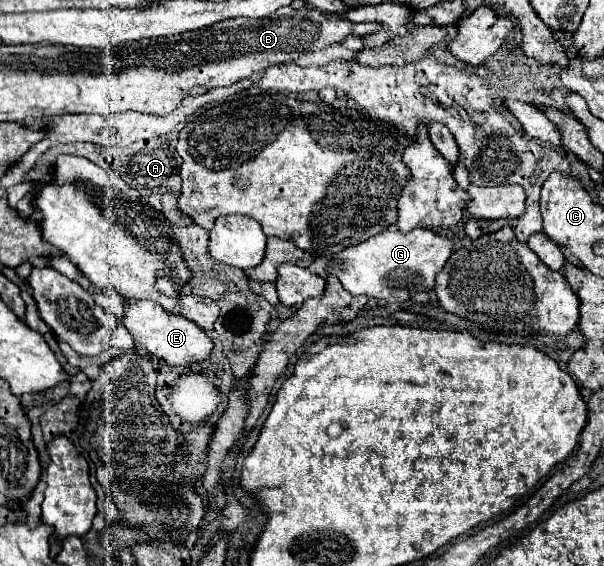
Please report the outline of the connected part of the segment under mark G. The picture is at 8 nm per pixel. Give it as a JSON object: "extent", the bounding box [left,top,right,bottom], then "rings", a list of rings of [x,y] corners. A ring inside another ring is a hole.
{"extent":[332,228,454,302],"rings":[[[414,228],[408,234],[398,230],[384,230],[370,240],[336,254],[332,258],[332,266],[342,286],[354,296],[366,294],[368,298],[408,302],[410,294],[434,288],[434,278],[444,268],[452,252],[454,242],[428,228]]]}

